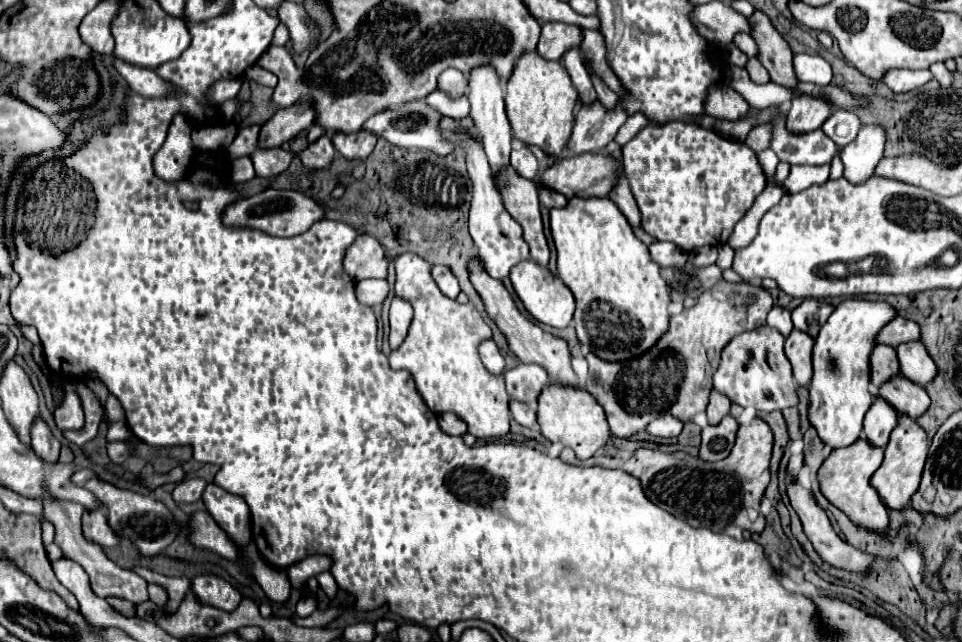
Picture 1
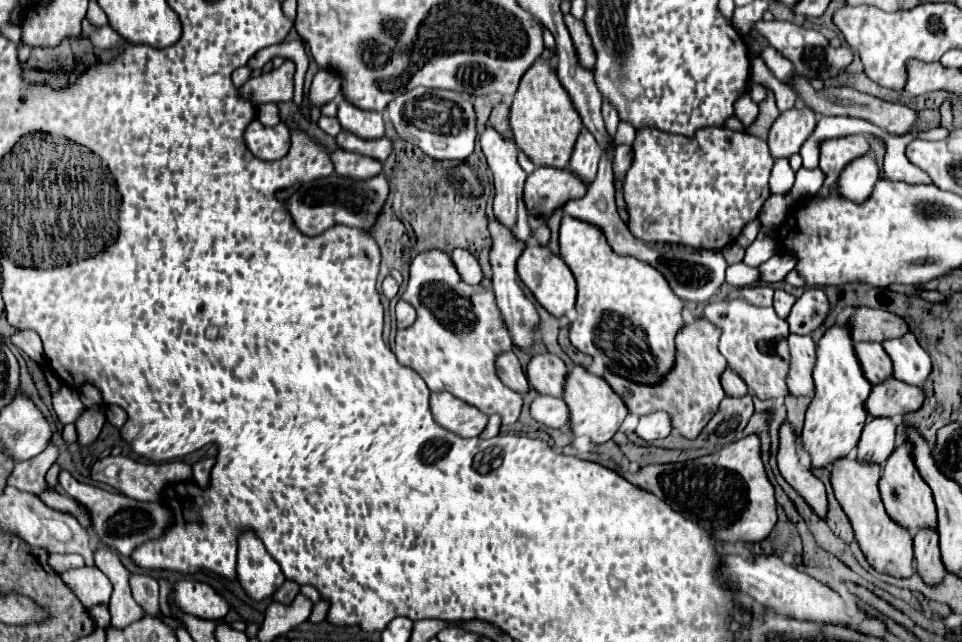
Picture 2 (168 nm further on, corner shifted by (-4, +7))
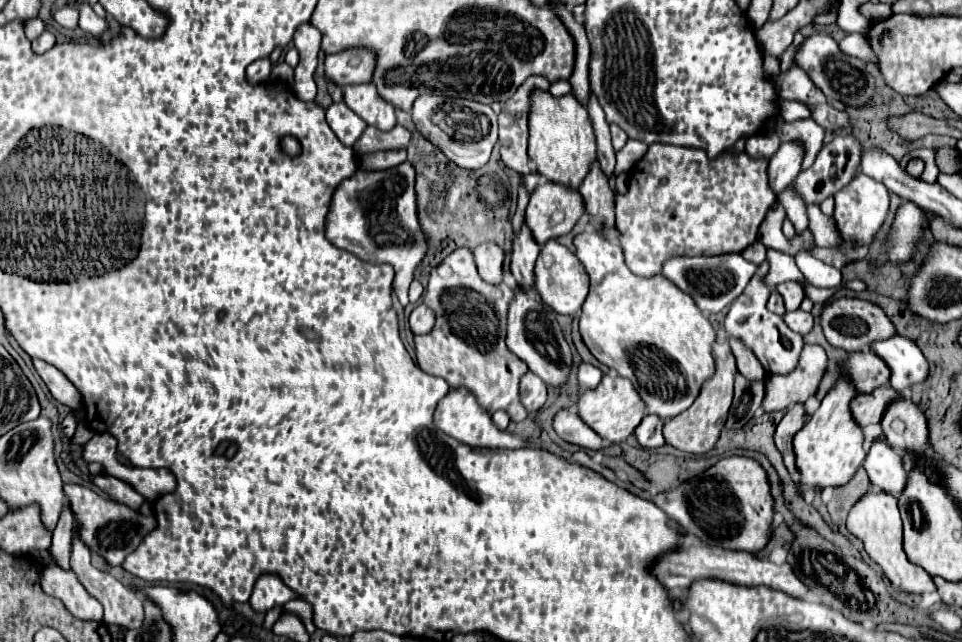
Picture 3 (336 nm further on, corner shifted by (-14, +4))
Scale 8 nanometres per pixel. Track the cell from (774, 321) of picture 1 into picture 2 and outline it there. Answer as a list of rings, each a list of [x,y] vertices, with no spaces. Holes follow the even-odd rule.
[[[776,290],[776,294],[774,294],[774,310],[776,310],[776,314],[780,318],[786,318],[790,314],[794,302],[796,302],[796,298],[792,294],[788,294],[784,290]]]

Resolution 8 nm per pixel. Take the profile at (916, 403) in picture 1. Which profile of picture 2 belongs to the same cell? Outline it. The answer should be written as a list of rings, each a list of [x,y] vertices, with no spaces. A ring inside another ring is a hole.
[[[890,376],[888,380],[876,384],[872,388],[872,396],[868,398],[868,414],[870,416],[904,416],[908,412],[916,412],[922,408],[926,394],[918,386],[904,384]]]

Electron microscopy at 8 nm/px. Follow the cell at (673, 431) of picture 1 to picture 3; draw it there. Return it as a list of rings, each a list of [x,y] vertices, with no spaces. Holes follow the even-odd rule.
[[[646,415],[642,419],[642,423],[636,427],[636,439],[642,447],[662,447],[664,445],[664,435],[662,435],[662,419],[658,419],[656,415]]]

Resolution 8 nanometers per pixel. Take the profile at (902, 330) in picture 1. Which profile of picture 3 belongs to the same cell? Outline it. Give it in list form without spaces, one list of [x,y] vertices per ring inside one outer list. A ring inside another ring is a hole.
[[[840,297],[826,303],[820,313],[820,327],[830,345],[846,351],[868,351],[872,341],[896,335],[896,331],[890,327],[890,319],[886,319],[886,313],[880,307],[856,297]]]

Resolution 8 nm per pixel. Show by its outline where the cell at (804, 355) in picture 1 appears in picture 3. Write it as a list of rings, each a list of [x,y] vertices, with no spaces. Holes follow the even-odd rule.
[[[804,345],[800,361],[794,367],[794,371],[790,371],[788,375],[770,375],[764,381],[766,393],[764,393],[764,401],[762,401],[762,411],[772,413],[772,411],[788,409],[794,403],[804,403],[808,397],[812,397],[816,393],[816,387],[818,387],[824,371],[826,371],[826,353],[824,353],[824,349],[818,347],[818,345]]]

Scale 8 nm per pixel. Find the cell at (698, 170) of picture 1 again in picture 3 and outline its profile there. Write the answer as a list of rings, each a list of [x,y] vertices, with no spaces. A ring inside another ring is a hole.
[[[648,147],[644,159],[640,159],[628,181],[628,191],[614,197],[614,213],[618,203],[616,227],[620,231],[620,247],[626,257],[626,265],[636,275],[654,277],[662,273],[662,265],[672,257],[694,257],[694,255],[726,255],[740,253],[758,239],[758,227],[776,201],[774,191],[768,185],[768,161],[750,159],[746,153],[734,157],[724,151],[718,159],[710,161],[704,151],[686,149],[686,147]]]

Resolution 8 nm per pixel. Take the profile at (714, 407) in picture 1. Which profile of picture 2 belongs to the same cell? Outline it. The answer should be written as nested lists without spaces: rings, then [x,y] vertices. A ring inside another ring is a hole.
[[[730,368],[724,370],[724,374],[720,376],[720,382],[722,382],[722,388],[724,388],[726,396],[730,396],[730,398],[740,398],[740,396],[748,394],[746,384]]]

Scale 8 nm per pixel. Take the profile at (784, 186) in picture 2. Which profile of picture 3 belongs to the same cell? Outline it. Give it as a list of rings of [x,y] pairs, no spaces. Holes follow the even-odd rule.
[[[788,187],[782,195],[778,195],[778,201],[784,205],[786,215],[796,229],[796,235],[802,235],[808,229],[808,213],[806,213],[804,203],[794,195],[792,187]]]

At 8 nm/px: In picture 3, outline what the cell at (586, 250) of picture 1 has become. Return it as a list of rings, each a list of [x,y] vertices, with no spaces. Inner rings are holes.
[[[584,231],[574,239],[574,245],[576,245],[576,257],[582,261],[582,265],[590,275],[590,293],[580,313],[580,333],[590,353],[600,363],[614,369],[620,377],[632,381],[640,399],[646,403],[648,413],[654,413],[662,421],[668,421],[678,413],[686,411],[698,397],[704,381],[710,379],[716,371],[712,357],[716,331],[712,323],[702,315],[694,299],[684,291],[678,291],[678,287],[674,287],[674,283],[670,283],[666,277],[634,275],[624,263],[620,245],[610,243],[596,231]]]

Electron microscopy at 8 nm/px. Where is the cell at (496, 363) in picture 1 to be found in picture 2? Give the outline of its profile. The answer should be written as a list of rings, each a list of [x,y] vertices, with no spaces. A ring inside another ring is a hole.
[[[512,350],[498,354],[496,372],[498,372],[498,378],[508,388],[514,388],[520,394],[526,394],[530,390],[528,382],[526,382],[526,376],[524,376],[524,370],[522,370],[522,366],[520,366],[520,362],[518,362],[518,358]]]

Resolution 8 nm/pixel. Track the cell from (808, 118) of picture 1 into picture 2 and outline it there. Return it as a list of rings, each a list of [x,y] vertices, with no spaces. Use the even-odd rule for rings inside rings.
[[[802,106],[800,110],[792,108],[776,118],[770,128],[768,146],[772,148],[772,158],[788,158],[800,150],[804,140],[816,128],[816,114],[812,108]]]

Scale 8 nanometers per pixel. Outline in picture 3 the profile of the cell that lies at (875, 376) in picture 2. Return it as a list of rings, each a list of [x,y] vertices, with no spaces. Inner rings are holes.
[[[872,351],[850,353],[850,357],[842,363],[840,375],[848,377],[858,393],[870,393],[876,387],[888,385],[890,379],[886,363],[882,363],[882,359],[878,359]]]

